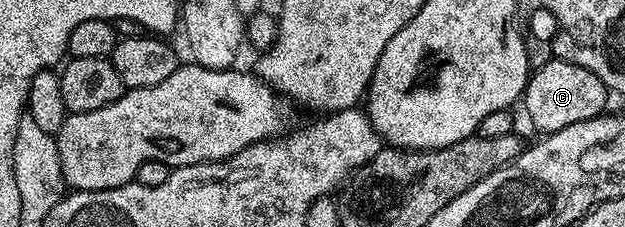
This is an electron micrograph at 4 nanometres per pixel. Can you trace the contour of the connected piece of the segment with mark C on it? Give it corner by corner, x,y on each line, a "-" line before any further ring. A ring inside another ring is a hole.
553,58
548,65
537,68
526,83
524,104
526,115
538,133
559,131
568,125
576,125
580,121
596,119
607,110
606,95
608,89
596,73
584,69
575,63
560,58

